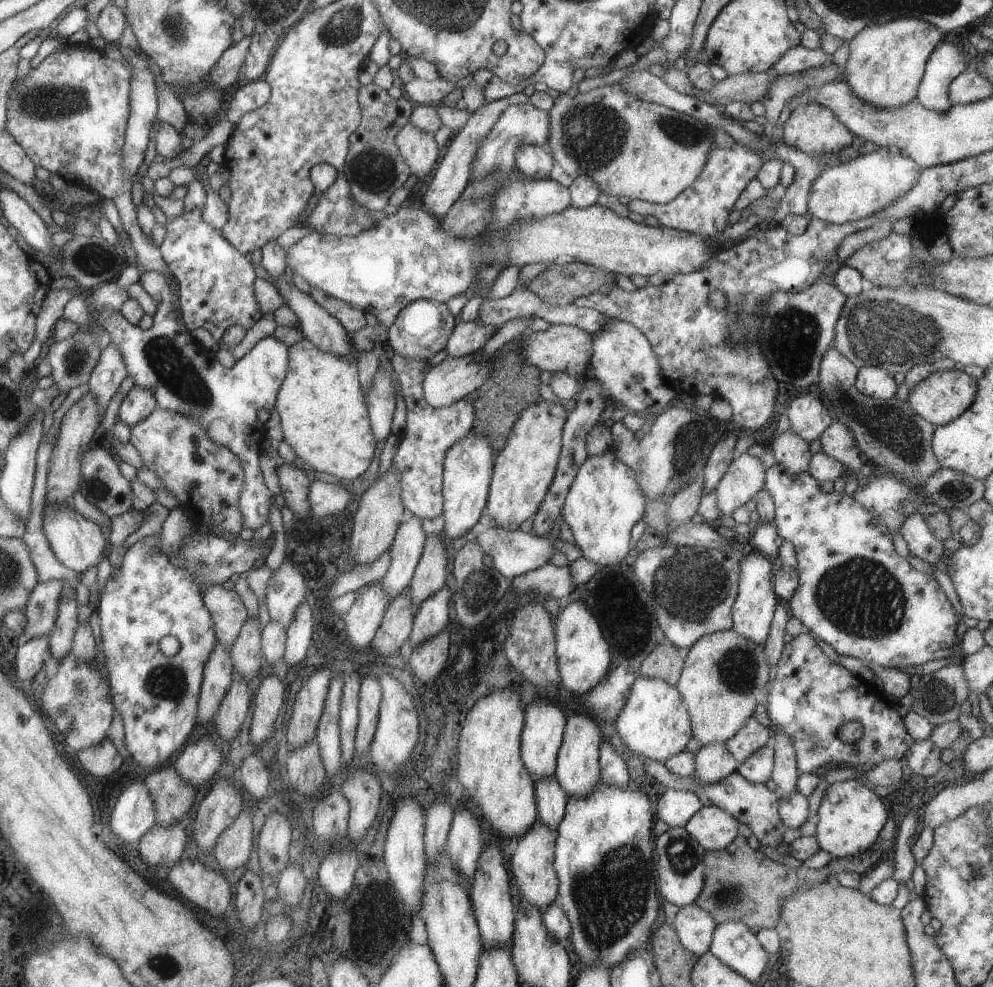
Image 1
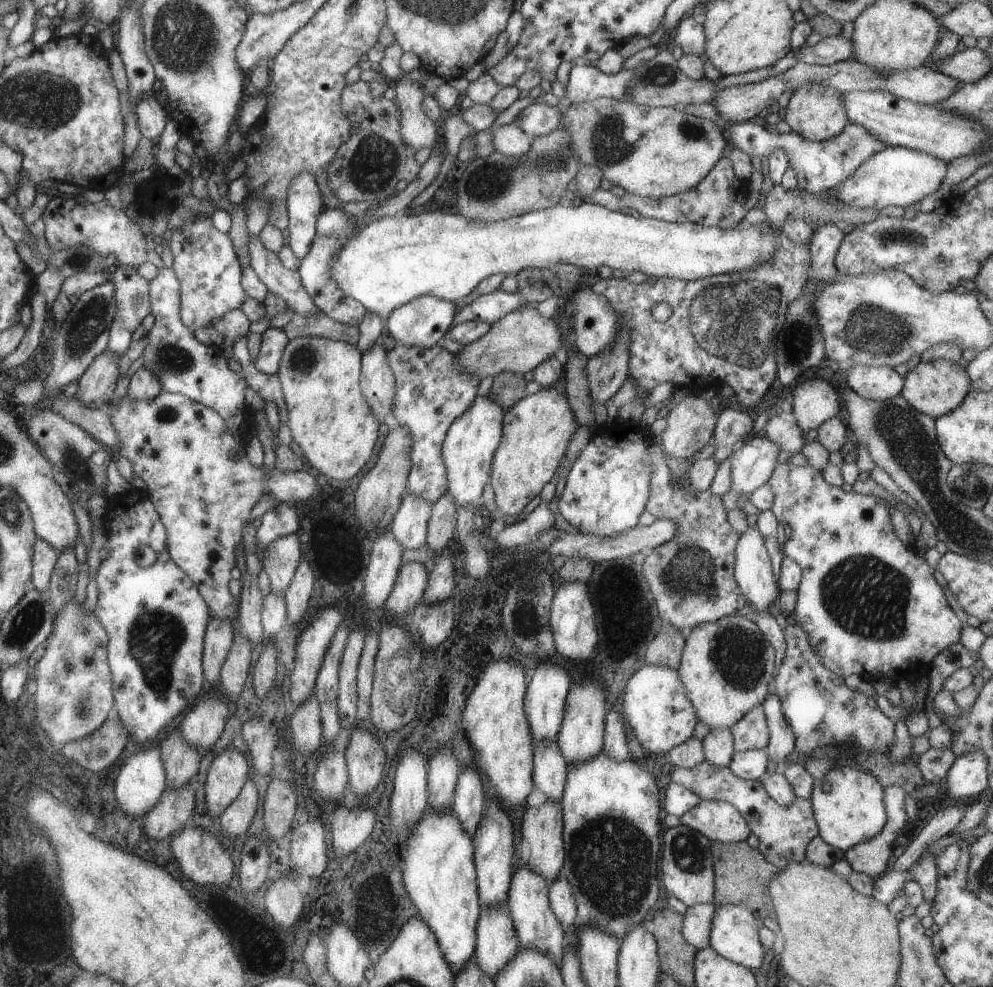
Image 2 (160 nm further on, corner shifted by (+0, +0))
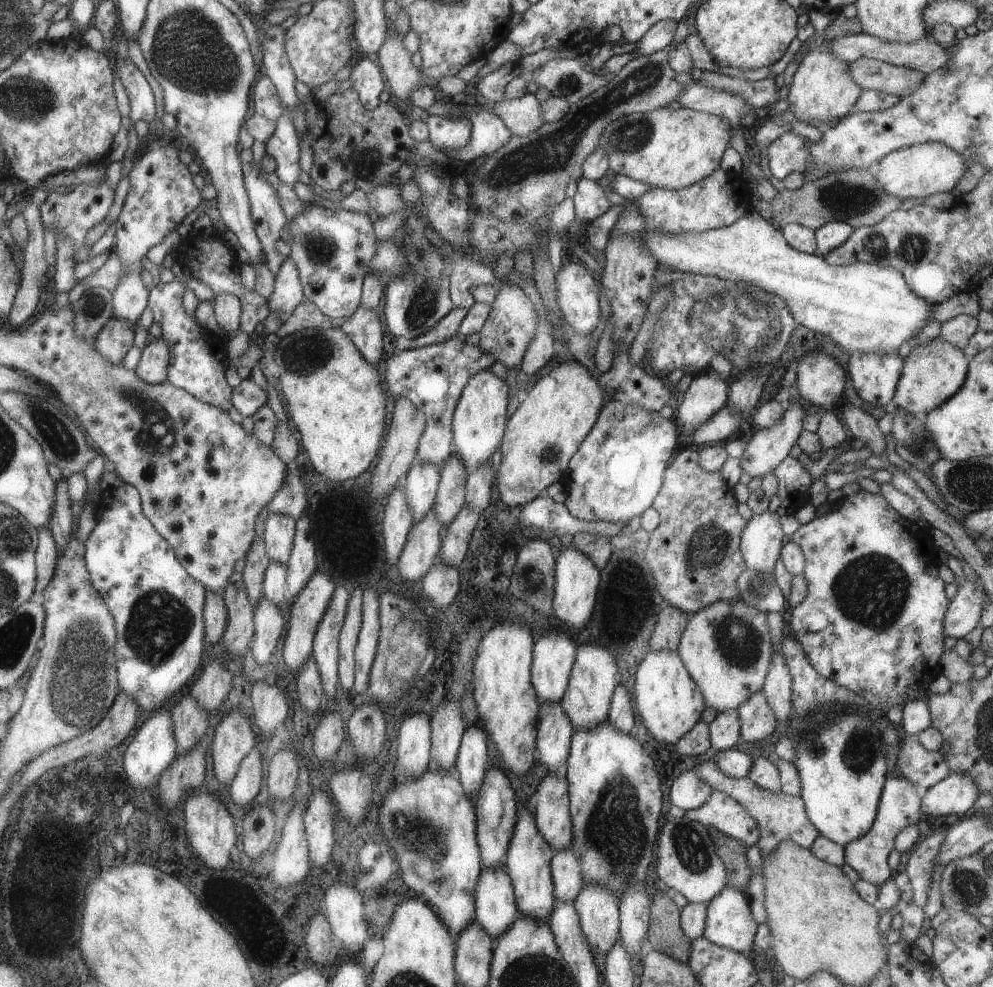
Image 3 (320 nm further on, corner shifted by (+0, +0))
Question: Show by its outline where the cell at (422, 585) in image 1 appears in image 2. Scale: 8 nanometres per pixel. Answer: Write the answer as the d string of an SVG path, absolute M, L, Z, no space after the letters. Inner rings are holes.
M447 490L431 504L425 543L436 552L436 558L448 552L445 546L454 535L457 507Z

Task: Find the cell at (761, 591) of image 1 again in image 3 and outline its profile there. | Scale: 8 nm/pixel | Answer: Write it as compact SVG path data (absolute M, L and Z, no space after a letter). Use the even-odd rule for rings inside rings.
M766 509L746 521L740 536L740 551L746 567L757 572L771 572L785 536L779 523L779 511Z

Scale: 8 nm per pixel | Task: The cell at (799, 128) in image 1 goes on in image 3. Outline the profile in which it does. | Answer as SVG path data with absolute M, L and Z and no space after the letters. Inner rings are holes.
M825 39L821 43L814 43L814 45L802 56L795 72L791 76L791 84L787 90L786 101L788 103L788 110L794 114L794 121L804 122L811 126L817 127L821 130L823 124L831 122L833 119L847 114L849 110L855 110L859 93L862 91L860 86L855 84L855 81L850 77L849 63L839 60L826 45Z

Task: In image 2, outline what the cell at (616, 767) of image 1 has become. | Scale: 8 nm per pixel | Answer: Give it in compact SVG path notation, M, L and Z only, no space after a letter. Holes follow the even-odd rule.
M613 708L607 710L604 716L602 751L606 754L606 757L614 761L629 757L622 713L613 710Z

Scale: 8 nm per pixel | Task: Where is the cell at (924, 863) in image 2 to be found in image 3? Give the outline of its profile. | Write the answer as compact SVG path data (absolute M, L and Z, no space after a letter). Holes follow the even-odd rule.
M940 826L939 830L921 840L915 850L909 854L904 872L910 880L912 901L915 906L923 908L927 898L927 891L931 882L932 860L949 828Z

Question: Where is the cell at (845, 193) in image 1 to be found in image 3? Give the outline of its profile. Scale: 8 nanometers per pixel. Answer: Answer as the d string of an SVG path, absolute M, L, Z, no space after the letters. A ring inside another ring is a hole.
M929 141L891 151L874 163L870 170L878 185L886 193L904 200L927 197L939 192L950 193L967 172L965 160L965 157L946 144Z

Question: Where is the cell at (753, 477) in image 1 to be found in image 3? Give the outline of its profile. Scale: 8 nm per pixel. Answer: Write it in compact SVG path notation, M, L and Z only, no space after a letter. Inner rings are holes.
M786 402L782 417L768 427L757 430L746 443L746 448L739 458L742 473L755 478L772 471L787 457L791 446L801 434L805 415L805 410L799 403Z

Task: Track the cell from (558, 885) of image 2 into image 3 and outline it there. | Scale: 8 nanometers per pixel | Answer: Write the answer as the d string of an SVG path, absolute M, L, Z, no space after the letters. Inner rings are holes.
M570 847L553 850L550 875L554 886L554 898L571 901L582 887L582 874L578 856Z

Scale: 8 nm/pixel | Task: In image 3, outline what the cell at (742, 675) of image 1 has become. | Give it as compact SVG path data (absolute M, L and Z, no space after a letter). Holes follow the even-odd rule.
M713 601L689 614L683 632L680 634L676 653L683 661L691 680L695 682L704 698L704 704L720 713L736 709L753 693L764 685L764 678L772 653L772 643L765 621L766 613L741 601Z

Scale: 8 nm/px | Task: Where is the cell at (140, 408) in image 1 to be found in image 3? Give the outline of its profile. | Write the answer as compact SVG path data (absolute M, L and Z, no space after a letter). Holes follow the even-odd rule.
M159 337L140 350L140 359L134 370L145 383L166 382L166 370L170 359L170 344Z

